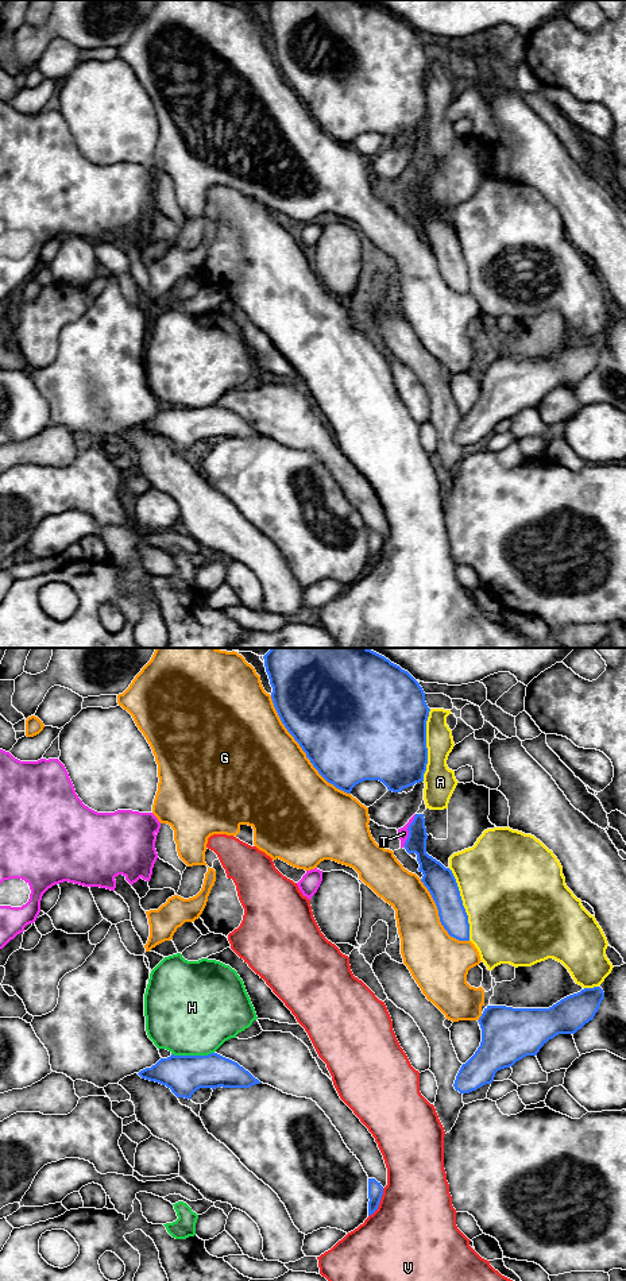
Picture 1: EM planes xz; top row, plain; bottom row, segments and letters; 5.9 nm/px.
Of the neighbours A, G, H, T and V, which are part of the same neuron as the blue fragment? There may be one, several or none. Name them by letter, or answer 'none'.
none

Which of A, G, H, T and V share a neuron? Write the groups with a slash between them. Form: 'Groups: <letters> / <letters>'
Groups: A / G / H / T / V

